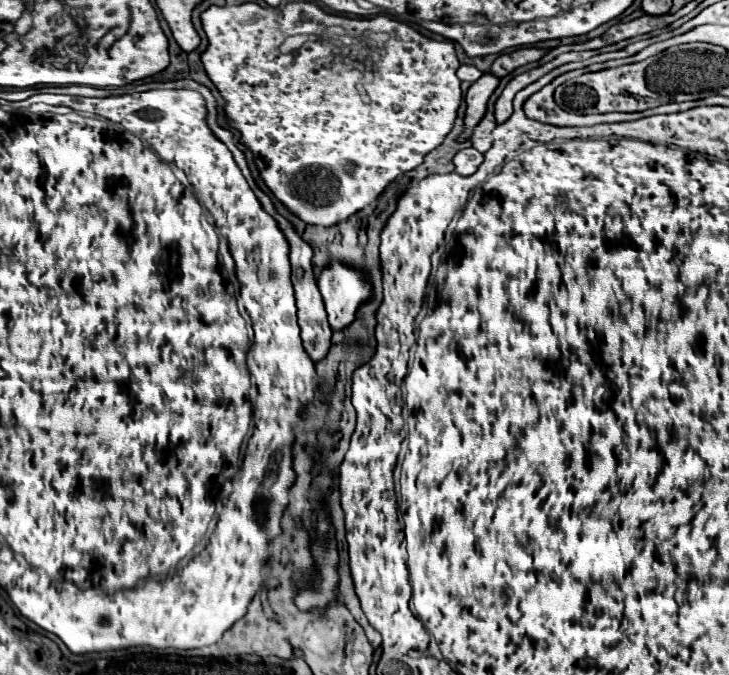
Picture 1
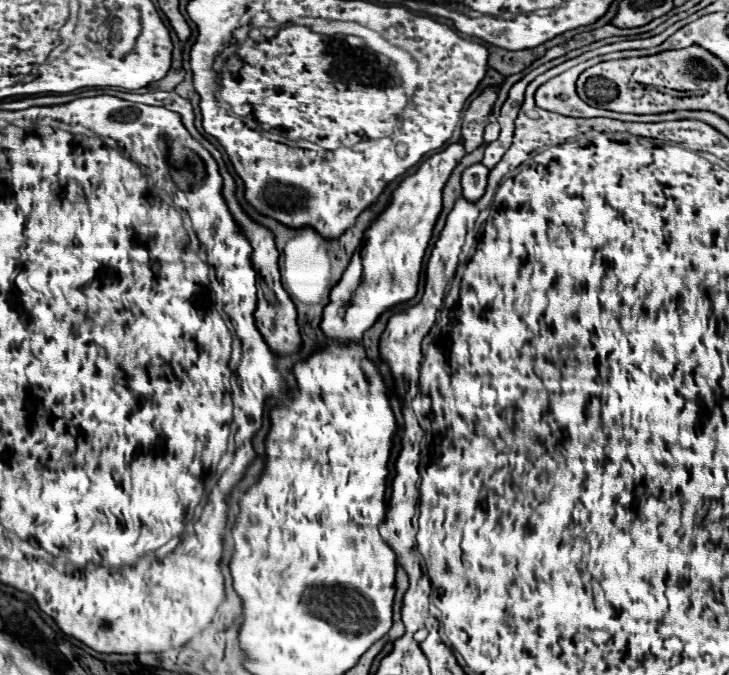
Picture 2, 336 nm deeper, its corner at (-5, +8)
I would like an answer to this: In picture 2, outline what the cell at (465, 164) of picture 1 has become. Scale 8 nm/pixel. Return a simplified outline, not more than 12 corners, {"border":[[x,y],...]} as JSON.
{"border":[[474,164],[462,172],[462,196],[478,202],[486,190],[488,168]]}

